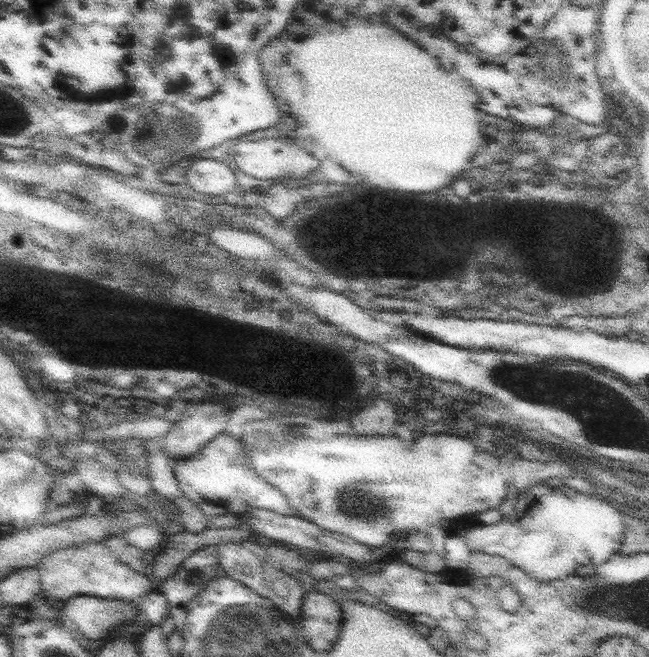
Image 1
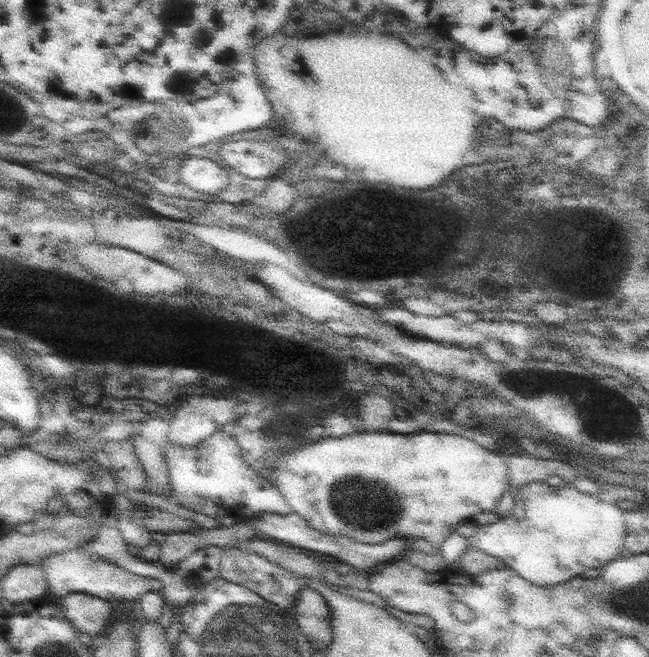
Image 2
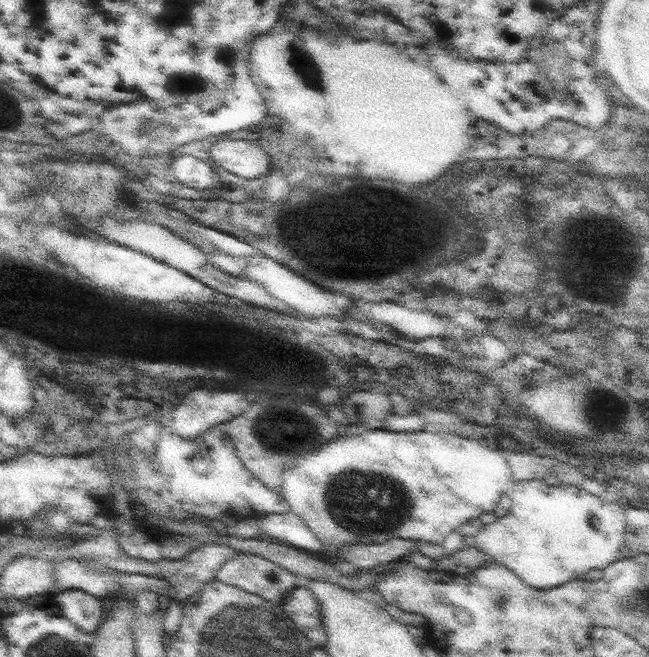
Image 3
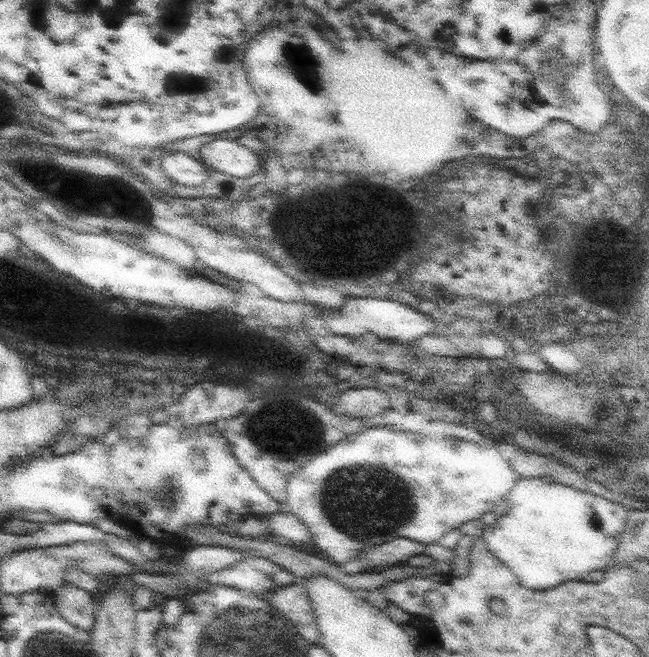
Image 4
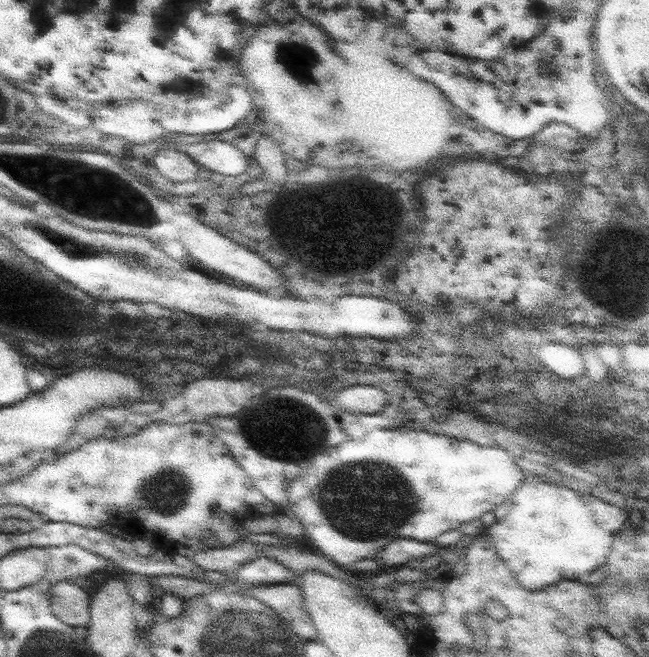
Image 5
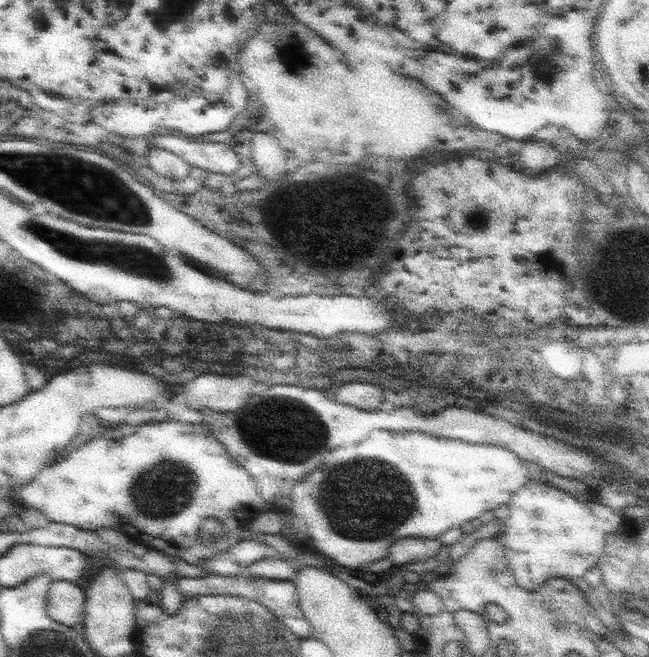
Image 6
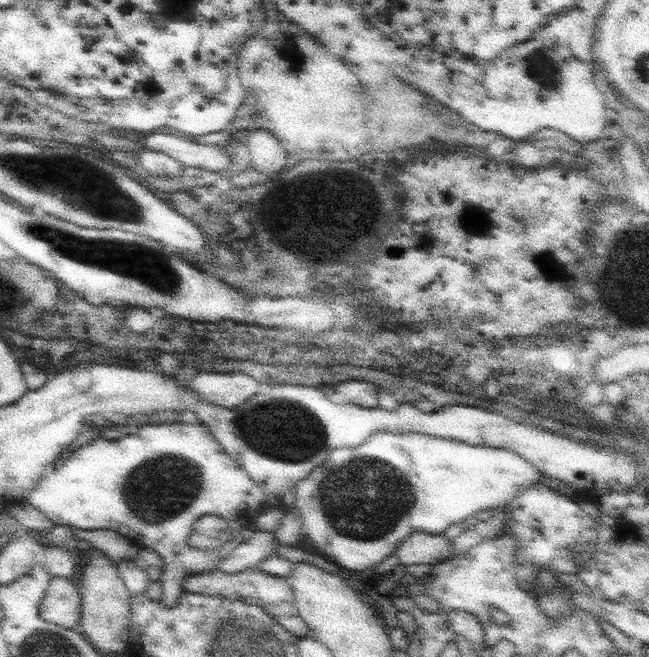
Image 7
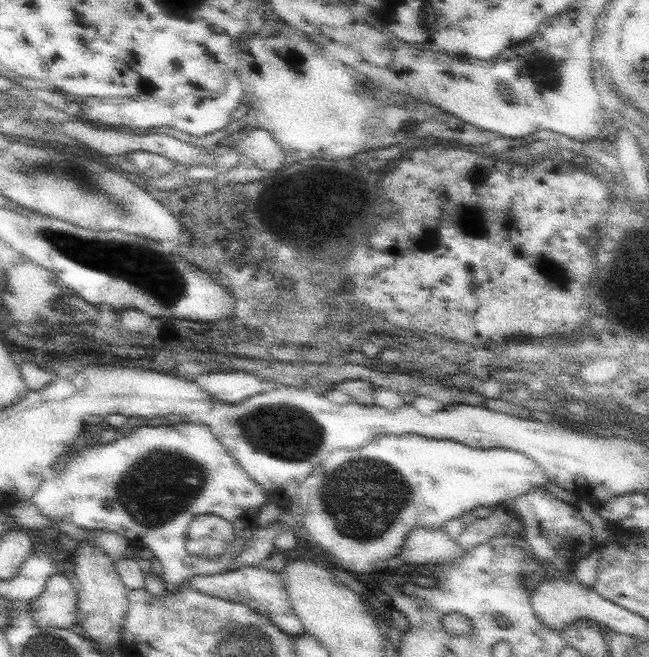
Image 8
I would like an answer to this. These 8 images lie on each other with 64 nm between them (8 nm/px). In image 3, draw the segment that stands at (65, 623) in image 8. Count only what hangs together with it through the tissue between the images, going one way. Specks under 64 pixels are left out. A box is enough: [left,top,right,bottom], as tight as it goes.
[55,592,105,634]

